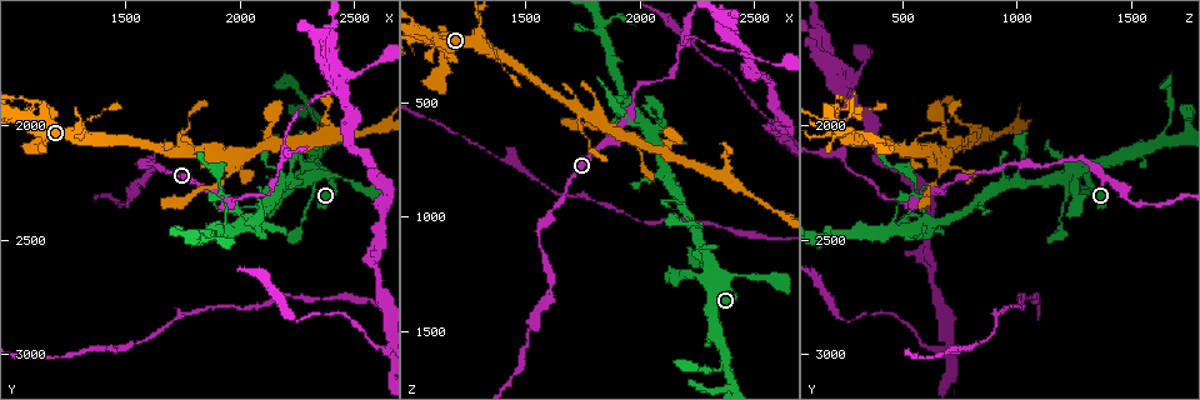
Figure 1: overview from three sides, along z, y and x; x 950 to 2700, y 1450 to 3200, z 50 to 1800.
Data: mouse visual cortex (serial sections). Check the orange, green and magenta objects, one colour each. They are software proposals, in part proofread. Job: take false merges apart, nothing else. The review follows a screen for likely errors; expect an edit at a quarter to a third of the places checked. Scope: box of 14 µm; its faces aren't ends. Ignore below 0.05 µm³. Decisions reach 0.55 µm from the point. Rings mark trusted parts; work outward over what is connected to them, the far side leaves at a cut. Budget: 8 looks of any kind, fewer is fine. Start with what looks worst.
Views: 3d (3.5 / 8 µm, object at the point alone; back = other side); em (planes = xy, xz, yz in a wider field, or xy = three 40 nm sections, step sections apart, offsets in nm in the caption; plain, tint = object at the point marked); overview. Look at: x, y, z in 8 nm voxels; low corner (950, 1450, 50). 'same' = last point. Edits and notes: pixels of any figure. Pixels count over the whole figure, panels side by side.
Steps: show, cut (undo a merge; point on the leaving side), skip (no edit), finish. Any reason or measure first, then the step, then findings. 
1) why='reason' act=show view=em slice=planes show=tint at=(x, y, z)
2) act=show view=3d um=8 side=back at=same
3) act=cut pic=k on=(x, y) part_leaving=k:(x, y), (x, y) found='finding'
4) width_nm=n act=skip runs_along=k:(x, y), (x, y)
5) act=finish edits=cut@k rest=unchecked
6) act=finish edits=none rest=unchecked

why='a narrow waist' act=show view=em slice=xy step=2 show=tint at=(2100, 2300, 400)

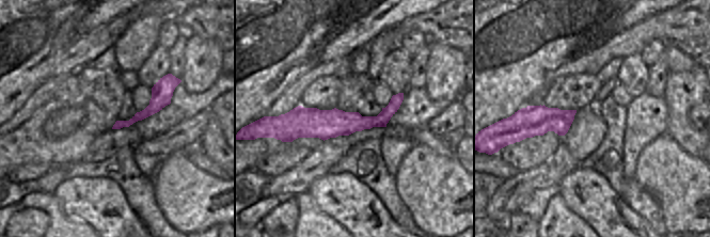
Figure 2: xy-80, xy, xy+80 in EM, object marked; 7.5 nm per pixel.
act=show view=3d um=3.5 at=same

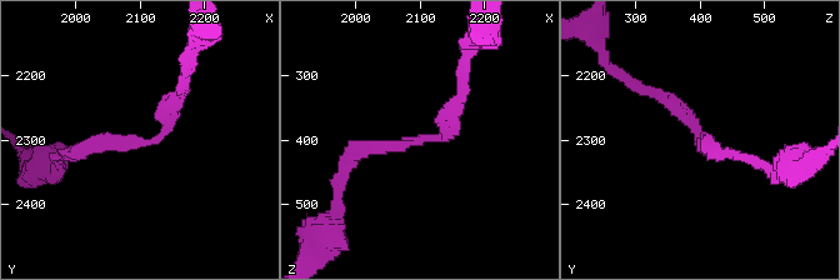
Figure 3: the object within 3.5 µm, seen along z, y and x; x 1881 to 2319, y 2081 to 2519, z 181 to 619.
width_nm=220 act=skip runs_along=3:(346, 164), (369, 148), (445, 138), (461, 100) found='one cell here'

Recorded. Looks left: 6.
why='side arm on a straight run' act=show view=3d um=3.5 at=(2200, 2110, 240)

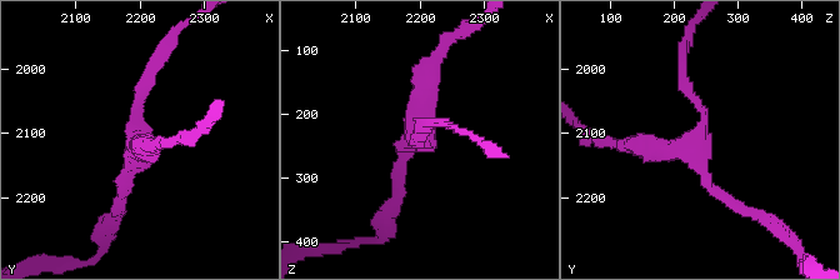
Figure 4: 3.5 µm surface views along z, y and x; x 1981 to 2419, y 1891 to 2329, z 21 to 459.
arms=3 arm_widths_nm=150,150,300 why='now the EM' act=show view=em slice=xy step=5 show=tint at=same

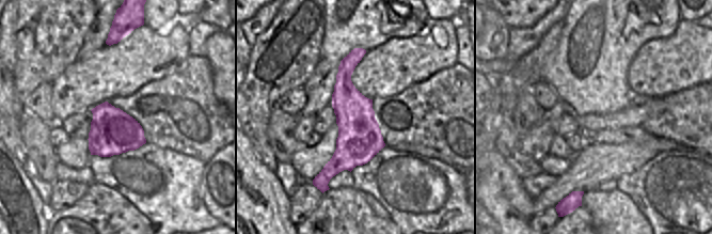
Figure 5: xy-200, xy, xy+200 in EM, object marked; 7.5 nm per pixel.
width_nm=320 act=skip runs_along=5:(360, 50), (345, 69), (347, 153), (320, 177) found='continuous, no second cell'

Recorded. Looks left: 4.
why='small branch off a trunk' act=show view=3d um=3.5 at=(2420, 1850, 280)

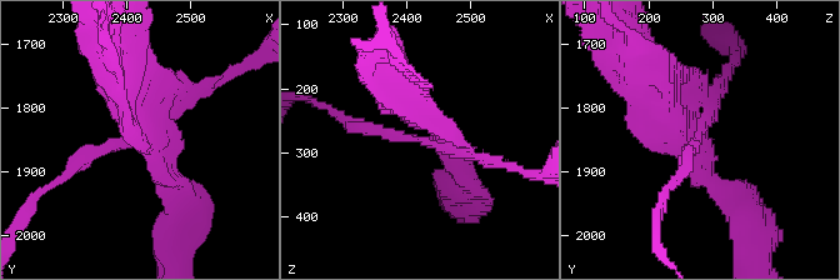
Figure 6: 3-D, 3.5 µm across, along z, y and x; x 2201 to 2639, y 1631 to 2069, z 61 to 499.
why='shape alone is not enough' act=show view=em slice=xy step=3 show=tint at=(2425, 1835, 280)

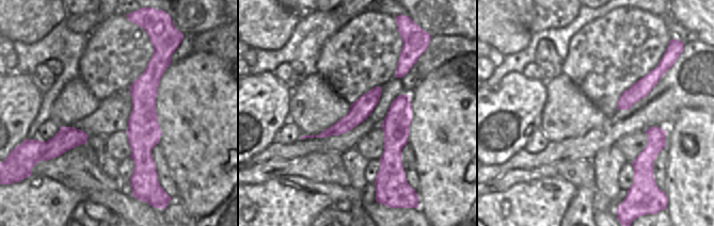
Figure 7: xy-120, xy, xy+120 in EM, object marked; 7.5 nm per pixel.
width_nm=160 act=cut pic=6 on=(665, 126) part_leaving=6:(153, 135), (191, 215) found='two cells meet here'

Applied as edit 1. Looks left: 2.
act=finish edits=cut@6 rest=unchecked

